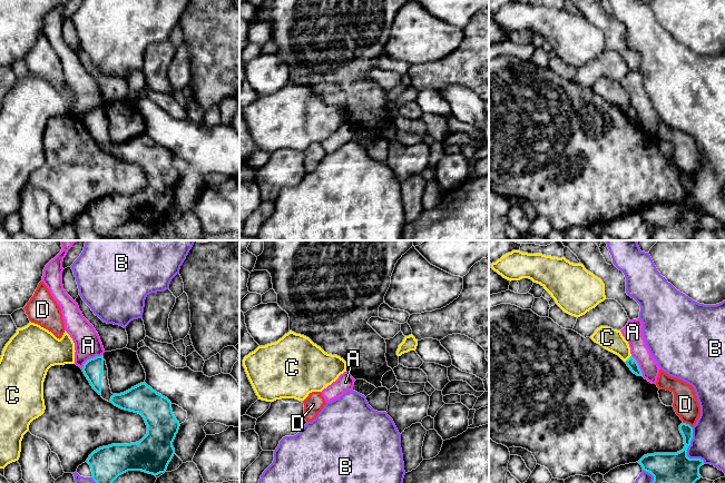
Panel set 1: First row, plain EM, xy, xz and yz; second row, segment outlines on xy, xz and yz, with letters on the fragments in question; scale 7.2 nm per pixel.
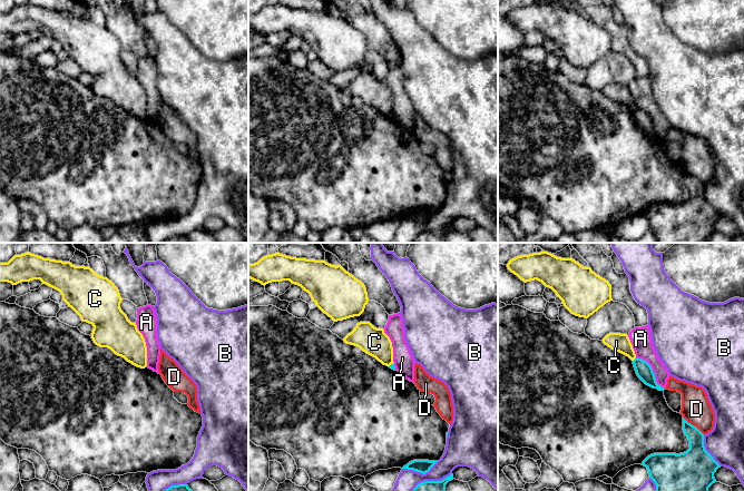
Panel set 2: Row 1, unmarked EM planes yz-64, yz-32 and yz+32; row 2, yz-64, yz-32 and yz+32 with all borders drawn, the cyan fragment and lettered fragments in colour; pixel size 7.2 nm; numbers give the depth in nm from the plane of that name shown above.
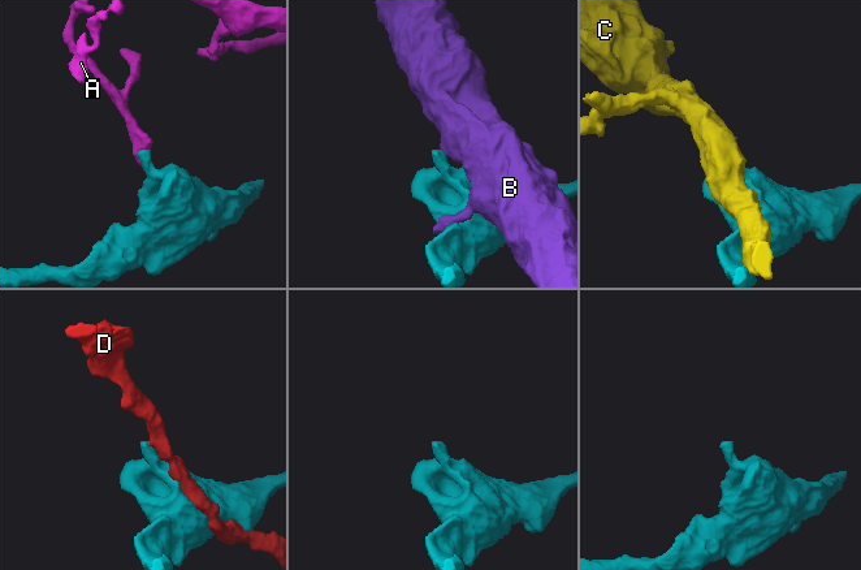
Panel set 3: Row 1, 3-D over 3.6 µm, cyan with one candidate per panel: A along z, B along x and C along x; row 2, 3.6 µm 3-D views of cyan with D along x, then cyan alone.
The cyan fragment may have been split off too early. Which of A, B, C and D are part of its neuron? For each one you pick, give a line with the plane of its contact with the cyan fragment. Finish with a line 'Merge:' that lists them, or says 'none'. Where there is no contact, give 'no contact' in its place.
Merge: none

